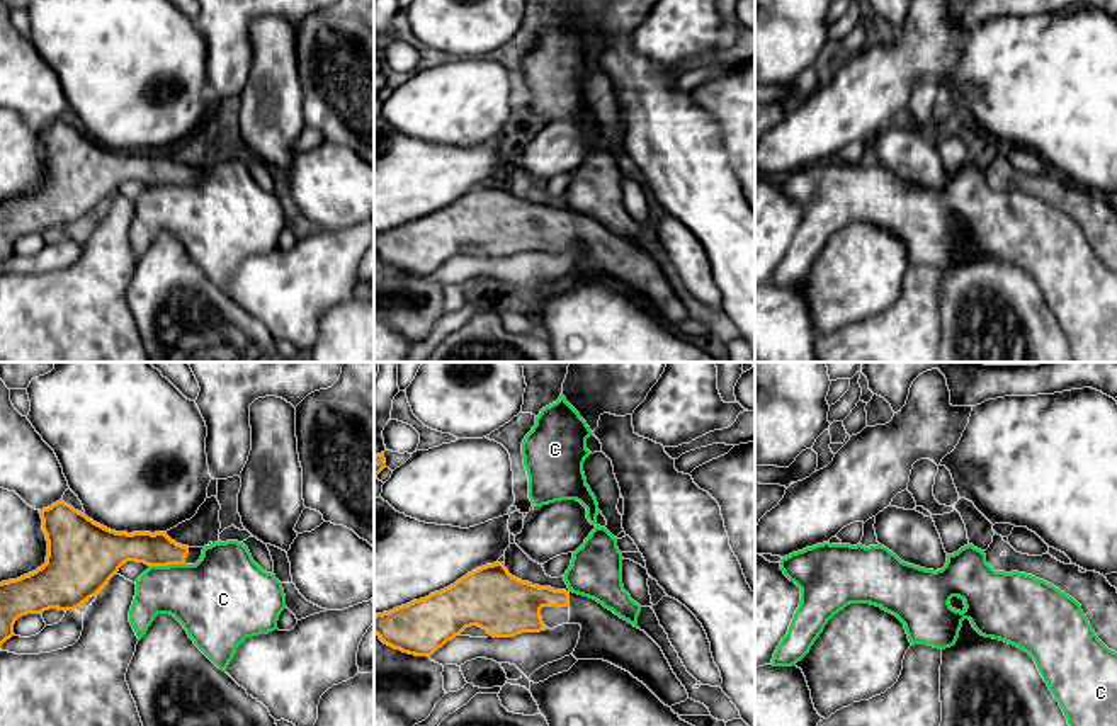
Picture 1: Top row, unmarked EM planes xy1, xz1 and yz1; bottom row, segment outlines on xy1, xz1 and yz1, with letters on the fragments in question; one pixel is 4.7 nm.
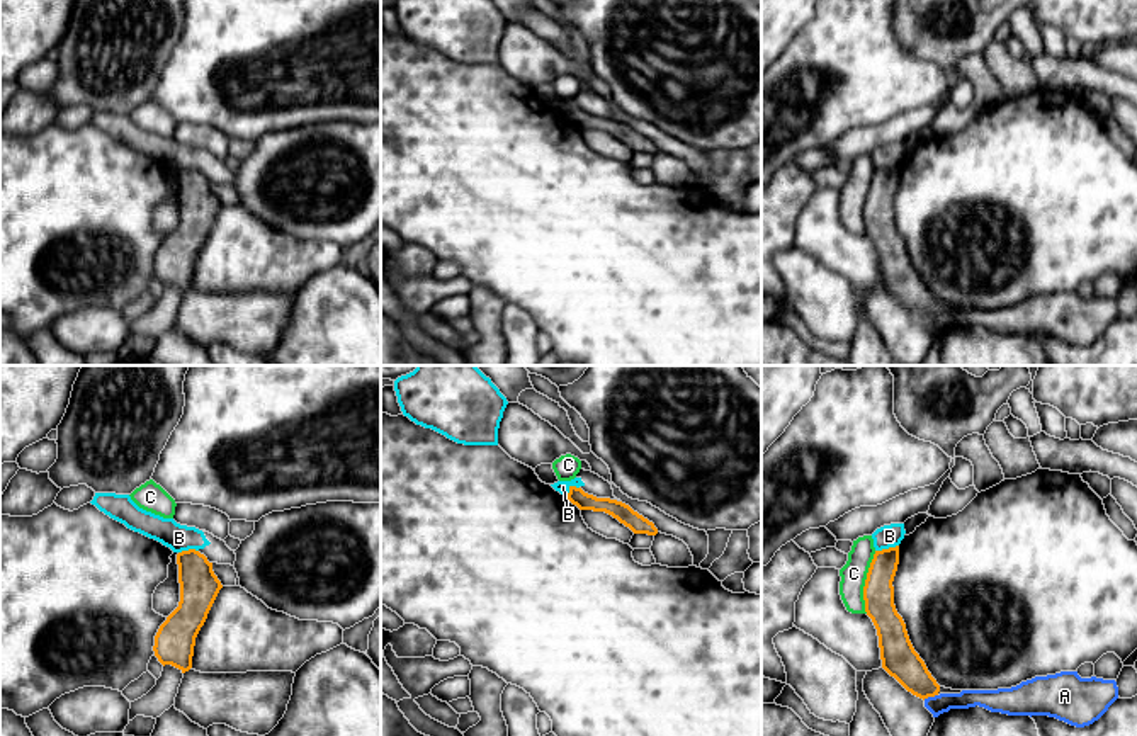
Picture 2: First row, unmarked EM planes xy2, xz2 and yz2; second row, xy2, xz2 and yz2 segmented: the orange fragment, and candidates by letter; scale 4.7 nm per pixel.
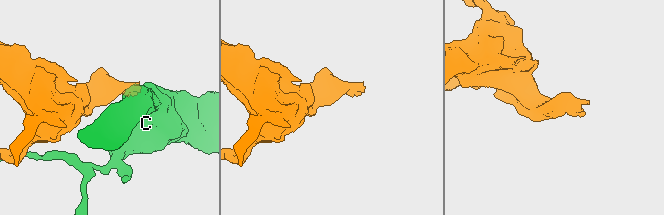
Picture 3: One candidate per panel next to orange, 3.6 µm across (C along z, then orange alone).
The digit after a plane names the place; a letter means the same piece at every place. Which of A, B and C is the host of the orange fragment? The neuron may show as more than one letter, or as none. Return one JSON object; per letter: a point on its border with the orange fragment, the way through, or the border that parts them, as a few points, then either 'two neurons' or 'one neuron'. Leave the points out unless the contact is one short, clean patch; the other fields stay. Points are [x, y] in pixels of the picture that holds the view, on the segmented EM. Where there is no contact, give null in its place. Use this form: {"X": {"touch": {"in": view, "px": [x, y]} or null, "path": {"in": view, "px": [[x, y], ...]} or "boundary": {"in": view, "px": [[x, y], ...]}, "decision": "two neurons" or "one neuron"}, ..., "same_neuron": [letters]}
{"A": {"touch": {"in": "yz2", "px": [930, 696]}, "boundary": {"in": "yz2", "px": [[937, 694], [923, 699]]}, "decision": "two neurons"}, "B": {"touch": {"in": "yz2", "px": [886, 549]}, "boundary": {"in": "yz2", "px": [[898, 544], [876, 551]]}, "decision": "two neurons"}, "C": {"touch": {"in": "yz2", "px": [865, 582]}, "decision": "two neurons"}, "same_neuron": []}

